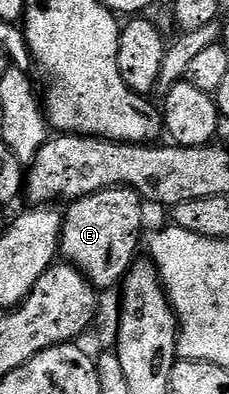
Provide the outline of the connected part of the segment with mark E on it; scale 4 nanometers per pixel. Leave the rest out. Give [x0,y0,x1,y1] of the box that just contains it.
[62,187,144,290]

